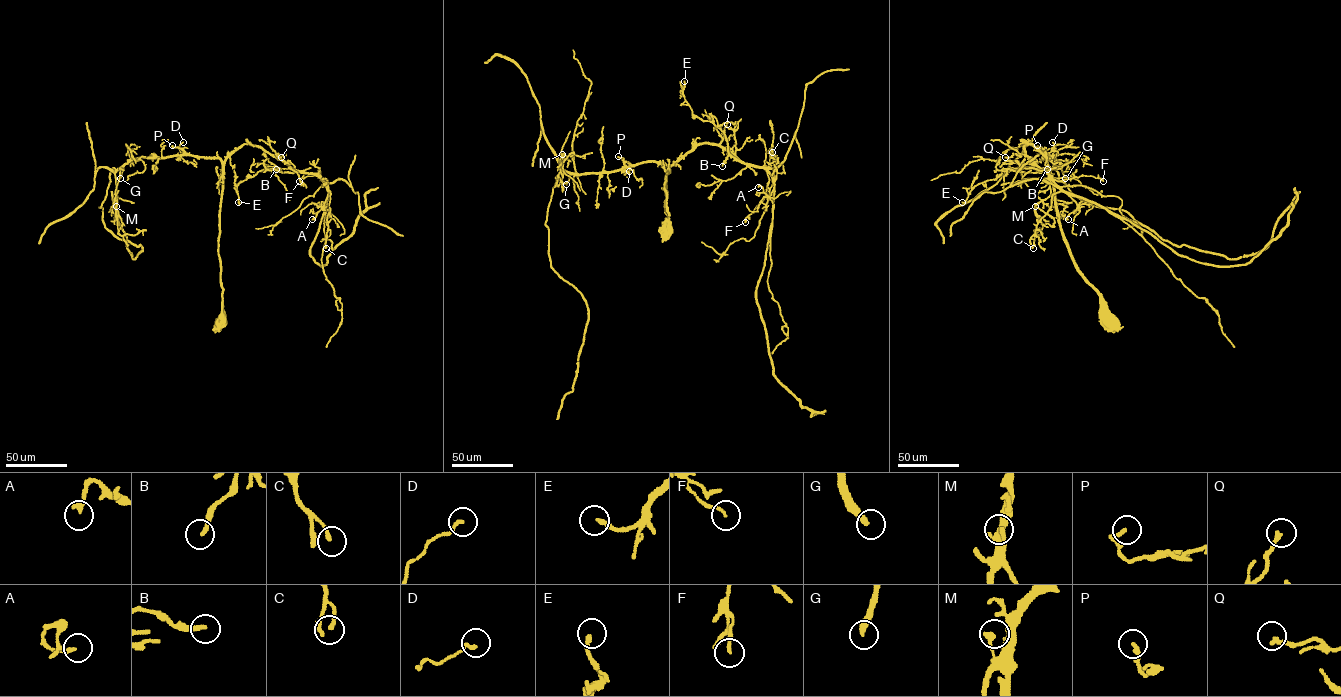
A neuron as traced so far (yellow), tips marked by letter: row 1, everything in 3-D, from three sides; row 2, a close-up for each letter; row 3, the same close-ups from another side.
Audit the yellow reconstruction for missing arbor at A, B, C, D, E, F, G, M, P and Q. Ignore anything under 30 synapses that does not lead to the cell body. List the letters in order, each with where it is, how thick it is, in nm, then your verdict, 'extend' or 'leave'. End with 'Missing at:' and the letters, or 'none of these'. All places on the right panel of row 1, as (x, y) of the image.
A: at (1068, 219); 240 nm thick; leave
B: at (1047, 169); 240 nm thick; leave
C: at (1033, 248); 180 nm thick; leave
D: at (1052, 142); 170 nm thick; leave
E: at (962, 202); 200 nm thick; leave
F: at (1103, 181); 160 nm thick; leave
G: at (1065, 178); 300 nm thick; extend
M: at (1035, 206); 220 nm thick; leave
P: at (1037, 145); 240 nm thick; leave
Q: at (1005, 157); 220 nm thick; leave
Missing at: G

